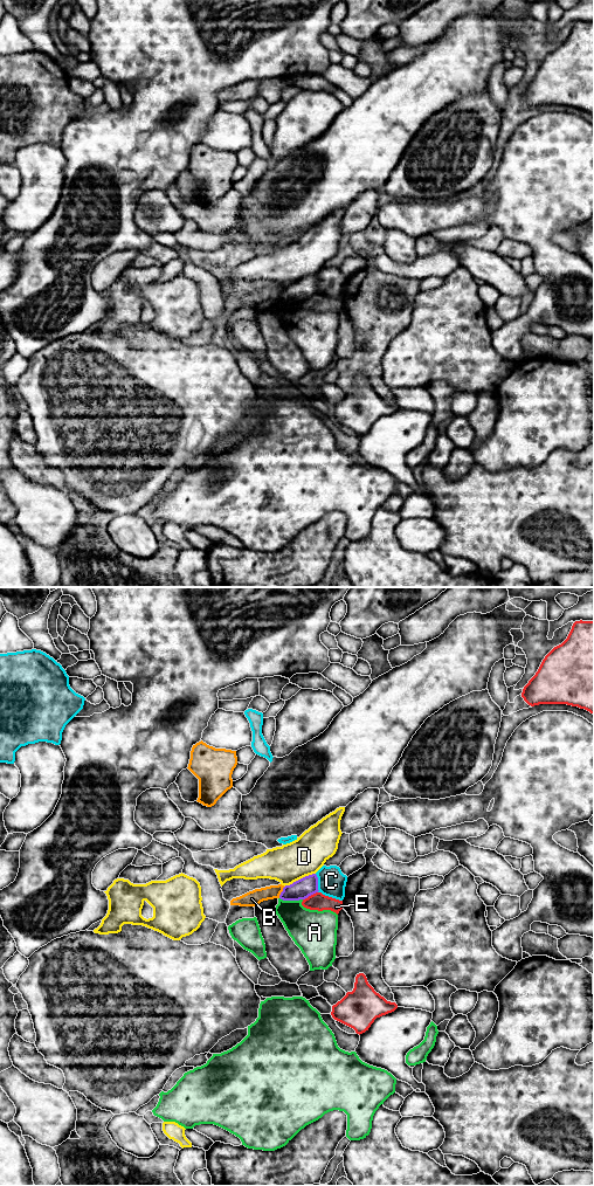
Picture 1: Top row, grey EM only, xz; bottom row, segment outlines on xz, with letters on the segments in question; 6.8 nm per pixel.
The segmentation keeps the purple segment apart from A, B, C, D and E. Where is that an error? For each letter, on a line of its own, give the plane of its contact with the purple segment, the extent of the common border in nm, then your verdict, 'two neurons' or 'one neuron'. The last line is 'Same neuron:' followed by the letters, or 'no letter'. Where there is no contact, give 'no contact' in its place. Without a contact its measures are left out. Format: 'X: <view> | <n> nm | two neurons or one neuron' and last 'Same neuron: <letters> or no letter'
A: xz | 160 nm | two neurons
B: xz | 90 nm | two neurons
C: xz | 130 nm | two neurons
D: xz | 240 nm | two neurons
E: xz | 120 nm | two neurons
Same neuron: no letter

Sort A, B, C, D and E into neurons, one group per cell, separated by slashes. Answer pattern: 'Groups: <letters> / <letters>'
Groups: A / B / C / D / E

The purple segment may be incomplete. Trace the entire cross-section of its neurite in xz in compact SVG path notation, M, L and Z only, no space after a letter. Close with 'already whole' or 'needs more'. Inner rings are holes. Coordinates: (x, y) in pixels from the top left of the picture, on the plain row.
M312 275L290 287L285 287L279 299L283 302L299 302L305 301L318 292L318 278L316 275Z; already whole

